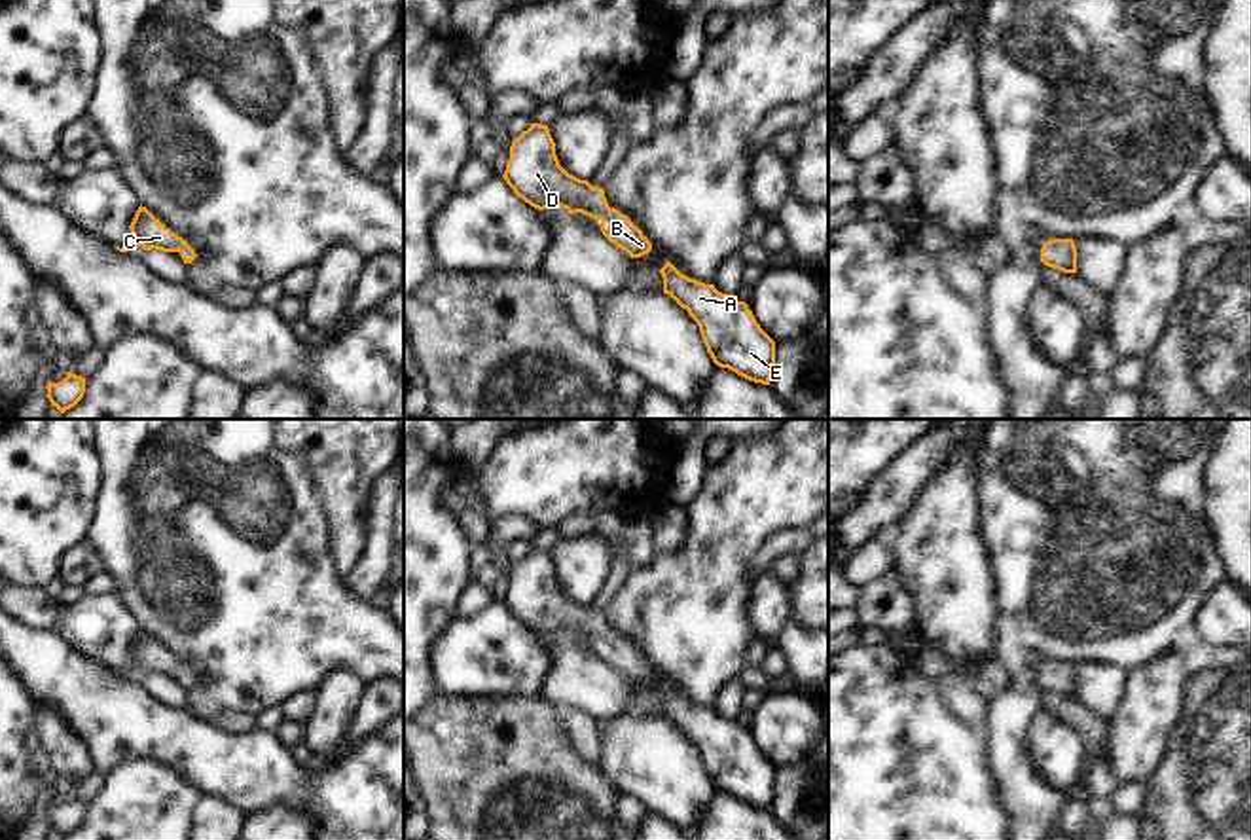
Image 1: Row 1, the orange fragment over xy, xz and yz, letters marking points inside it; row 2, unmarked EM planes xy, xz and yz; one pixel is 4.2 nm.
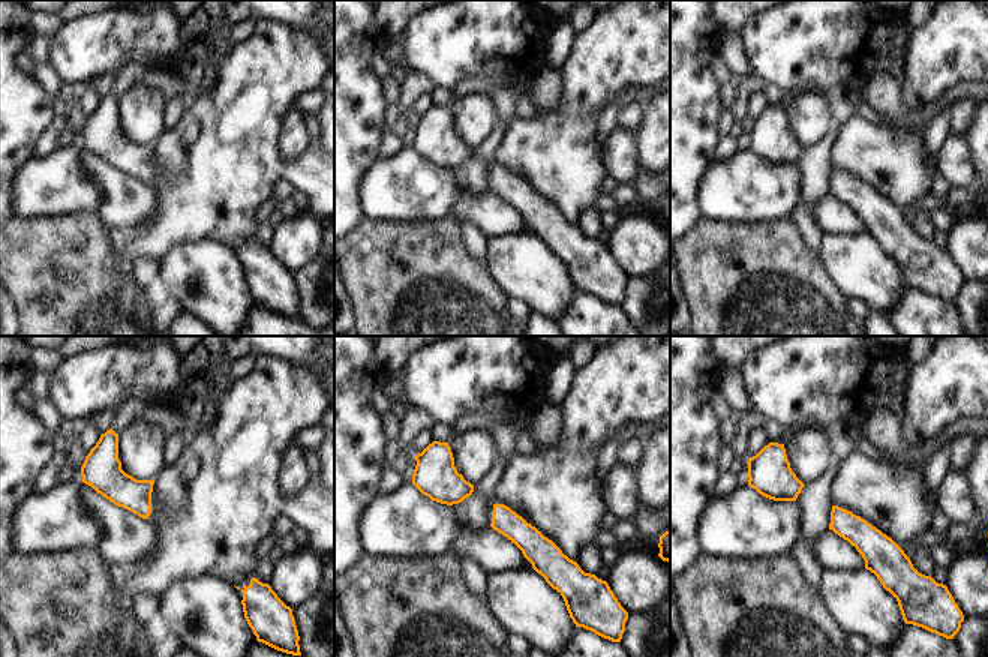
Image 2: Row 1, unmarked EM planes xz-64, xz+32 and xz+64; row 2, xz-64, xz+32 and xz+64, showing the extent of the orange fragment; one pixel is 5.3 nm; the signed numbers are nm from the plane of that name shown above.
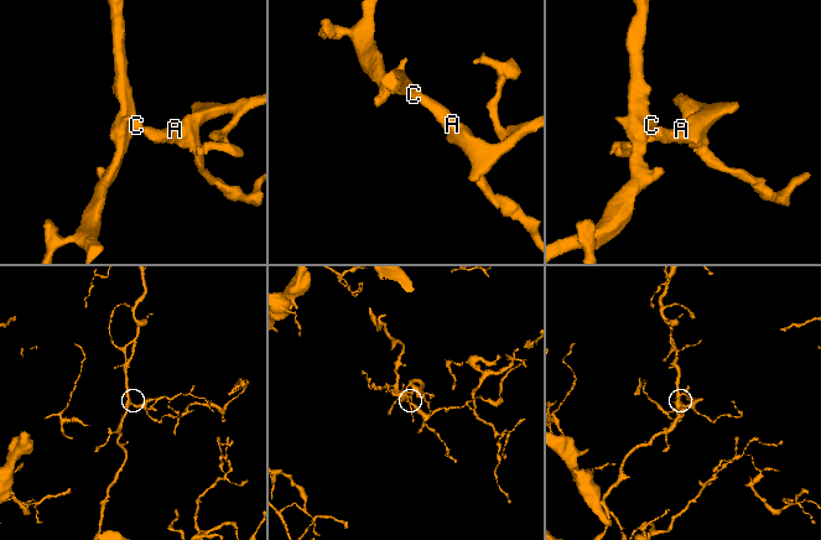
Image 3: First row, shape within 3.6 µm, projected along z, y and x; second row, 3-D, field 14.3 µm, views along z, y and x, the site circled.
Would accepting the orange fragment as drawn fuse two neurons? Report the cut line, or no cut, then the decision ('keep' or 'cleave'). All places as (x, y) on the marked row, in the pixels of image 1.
no cut | keep

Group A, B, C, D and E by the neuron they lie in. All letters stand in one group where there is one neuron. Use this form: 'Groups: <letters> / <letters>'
Groups: A B C D E.

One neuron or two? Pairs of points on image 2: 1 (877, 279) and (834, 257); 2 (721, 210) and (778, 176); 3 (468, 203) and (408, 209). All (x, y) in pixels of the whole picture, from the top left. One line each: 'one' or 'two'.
1: one
2: one
3: two

